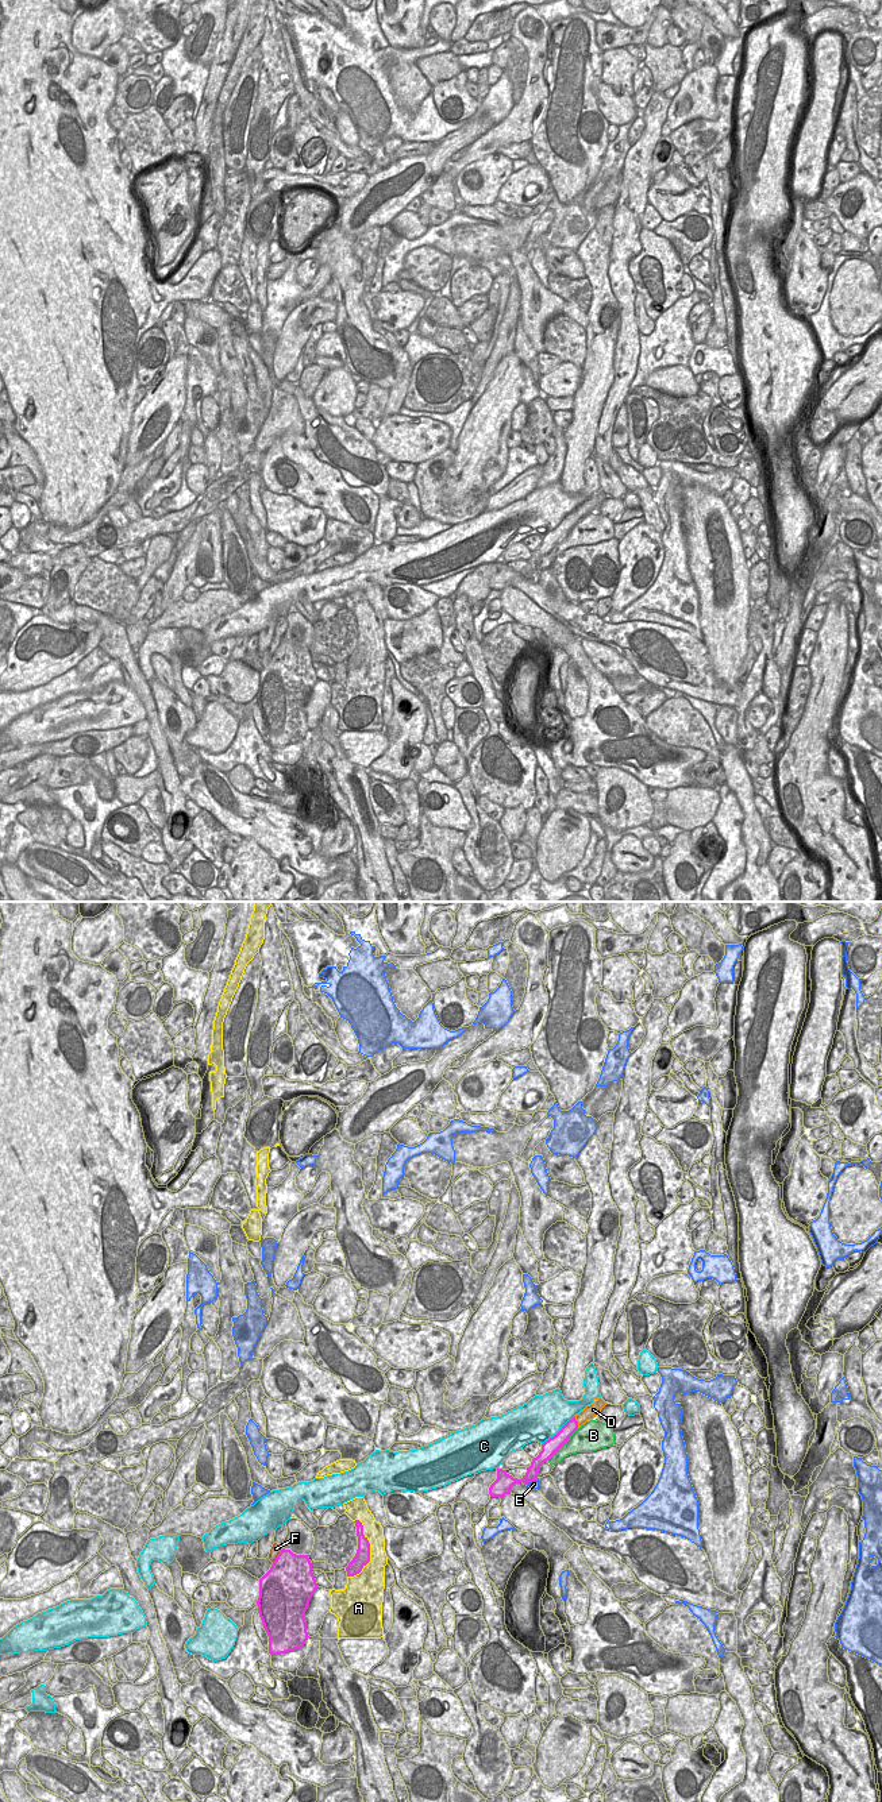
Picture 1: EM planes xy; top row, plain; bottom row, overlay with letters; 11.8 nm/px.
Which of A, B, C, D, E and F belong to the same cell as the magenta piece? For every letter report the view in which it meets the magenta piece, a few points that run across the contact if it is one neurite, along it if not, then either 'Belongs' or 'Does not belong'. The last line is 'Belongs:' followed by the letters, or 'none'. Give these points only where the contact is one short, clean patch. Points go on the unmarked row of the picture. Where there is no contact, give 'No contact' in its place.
A: Touches magenta in xy. Does not belong
B: Touches magenta in xy. Does not belong
C: Touches magenta in xy. Does not belong
D: Touches magenta in xy. Line: xy (572, 519), (577, 514), (593, 502). Belongs
E: Touches magenta in xy. Does not belong
F: Touches magenta in xy. Does not belong
Belongs: D

